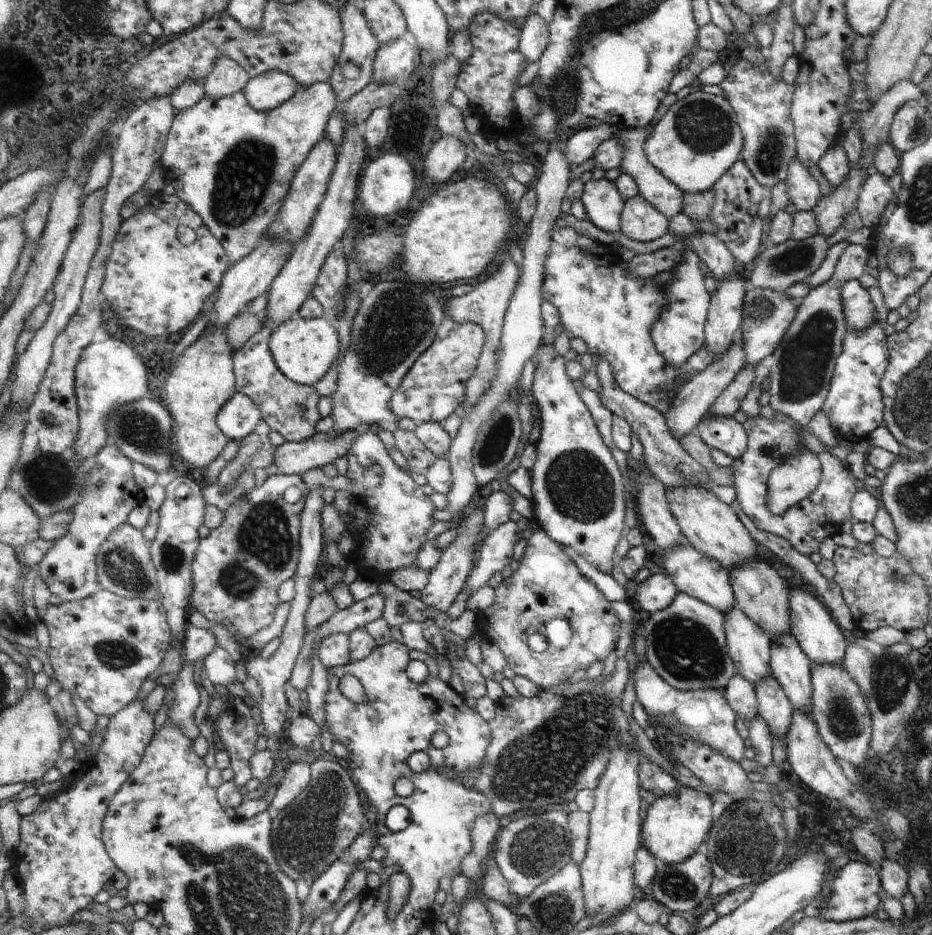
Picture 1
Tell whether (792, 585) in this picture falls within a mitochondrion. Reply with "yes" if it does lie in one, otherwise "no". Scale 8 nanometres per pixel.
no

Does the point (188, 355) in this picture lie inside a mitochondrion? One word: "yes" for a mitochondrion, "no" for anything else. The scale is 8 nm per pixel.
no

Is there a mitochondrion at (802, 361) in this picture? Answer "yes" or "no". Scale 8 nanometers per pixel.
yes

